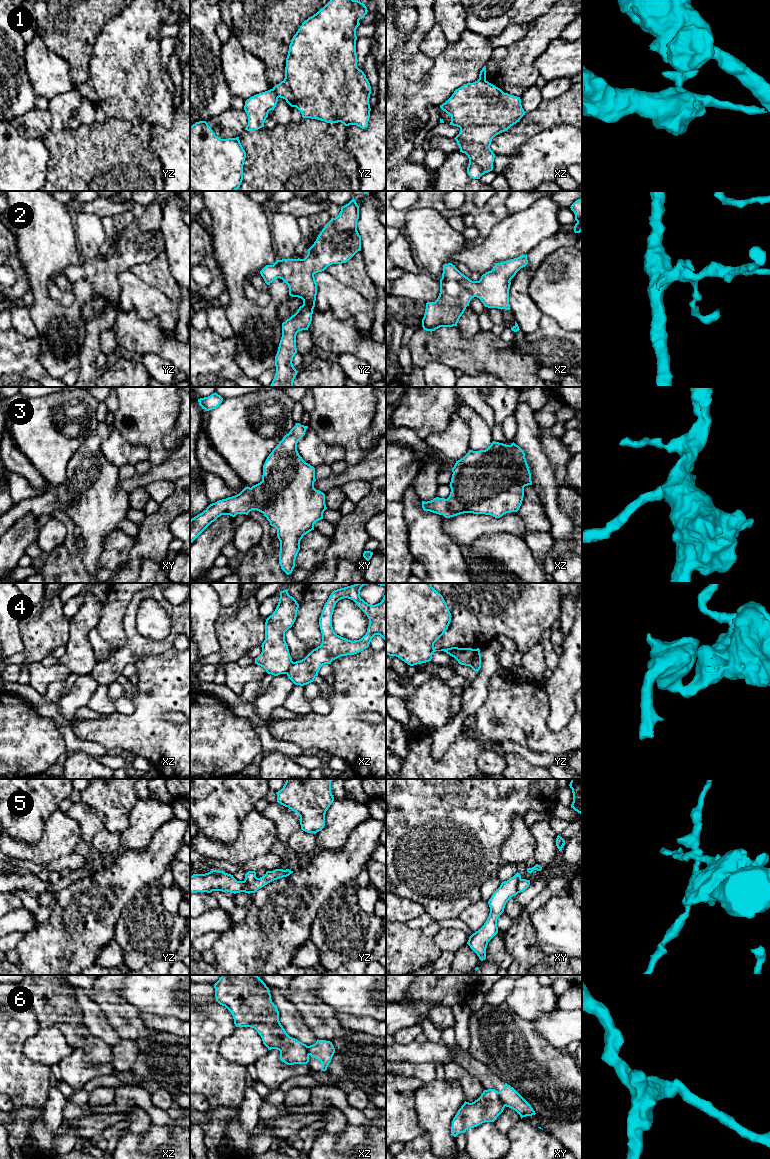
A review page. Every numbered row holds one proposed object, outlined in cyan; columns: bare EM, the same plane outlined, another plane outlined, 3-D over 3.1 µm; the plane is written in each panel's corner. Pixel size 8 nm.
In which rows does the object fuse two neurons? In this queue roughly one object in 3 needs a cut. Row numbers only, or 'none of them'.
1, 4, 5, 6

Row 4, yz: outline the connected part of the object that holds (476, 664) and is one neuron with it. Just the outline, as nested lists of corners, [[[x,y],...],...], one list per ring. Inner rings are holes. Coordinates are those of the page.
[[[474,649],[474,655],[473,655],[473,662],[470,666],[476,673],[480,670],[481,668],[481,654],[480,654],[480,649]]]

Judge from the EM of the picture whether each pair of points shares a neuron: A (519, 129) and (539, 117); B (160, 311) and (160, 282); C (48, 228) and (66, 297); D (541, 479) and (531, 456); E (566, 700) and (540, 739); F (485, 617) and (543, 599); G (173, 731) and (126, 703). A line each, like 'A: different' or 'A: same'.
A: same
B: different
C: different
D: same
E: different
F: same
G: different

